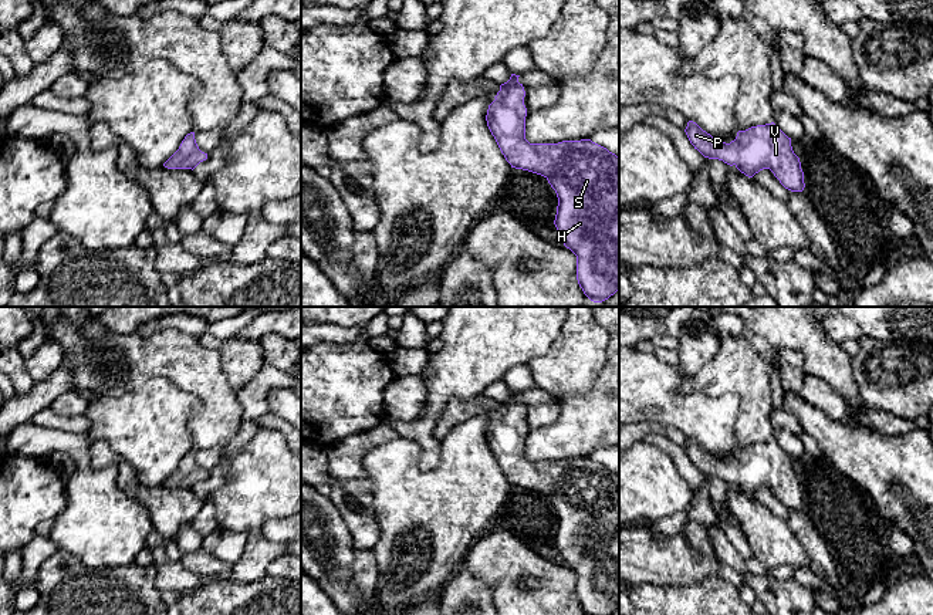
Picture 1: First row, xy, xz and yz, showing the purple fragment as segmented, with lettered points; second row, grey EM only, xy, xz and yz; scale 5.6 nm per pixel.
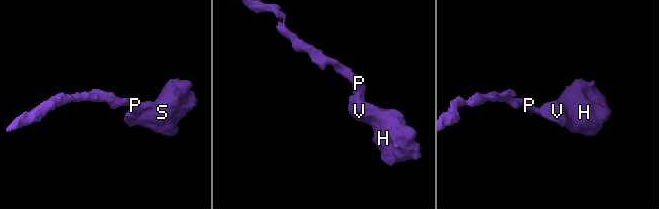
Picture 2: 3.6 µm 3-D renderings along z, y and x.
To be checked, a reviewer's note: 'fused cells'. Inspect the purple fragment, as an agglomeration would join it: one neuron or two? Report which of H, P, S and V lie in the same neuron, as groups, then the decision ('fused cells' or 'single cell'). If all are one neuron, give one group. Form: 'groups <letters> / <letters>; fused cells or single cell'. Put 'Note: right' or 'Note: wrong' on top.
Note: wrong
groups H P S V; single cell

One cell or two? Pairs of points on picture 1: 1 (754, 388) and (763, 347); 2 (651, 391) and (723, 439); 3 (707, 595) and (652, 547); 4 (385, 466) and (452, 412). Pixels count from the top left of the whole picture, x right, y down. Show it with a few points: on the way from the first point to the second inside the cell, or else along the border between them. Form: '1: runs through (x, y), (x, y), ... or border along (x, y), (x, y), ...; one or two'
1: border along (741, 334), (773, 365), (770, 388); two
2: runs through (669, 406), (696, 414), (705, 421); one
3: border along (726, 580), (709, 575), (692, 584), (661, 585); two
4: border along (483, 414), (470, 416), (452, 426); two

